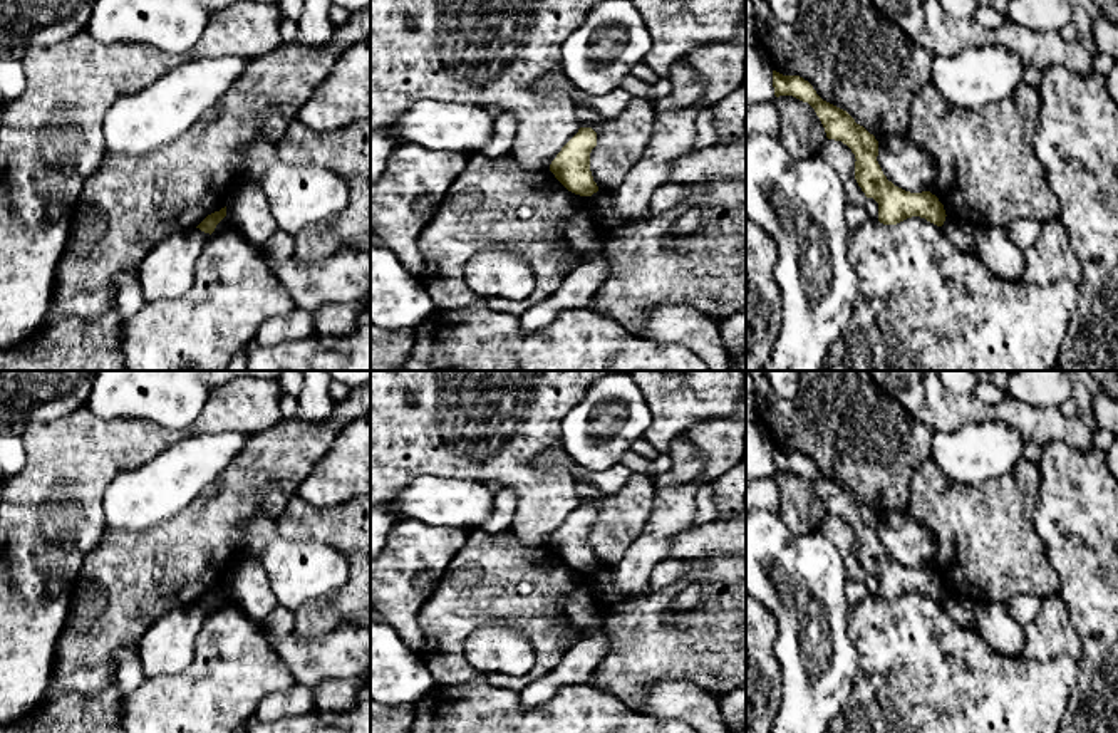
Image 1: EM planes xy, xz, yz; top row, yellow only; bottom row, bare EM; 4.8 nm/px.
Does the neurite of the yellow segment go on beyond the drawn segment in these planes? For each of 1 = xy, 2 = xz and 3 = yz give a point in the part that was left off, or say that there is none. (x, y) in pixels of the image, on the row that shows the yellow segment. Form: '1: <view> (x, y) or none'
1: none
2: none
3: none

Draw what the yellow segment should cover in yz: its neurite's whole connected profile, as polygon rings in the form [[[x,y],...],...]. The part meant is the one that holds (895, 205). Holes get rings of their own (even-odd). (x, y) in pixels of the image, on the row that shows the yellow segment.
[[[773,70],[774,96],[793,96],[808,102],[820,117],[826,138],[841,141],[855,154],[855,179],[867,198],[878,203],[878,221],[897,225],[907,218],[920,216],[942,226],[945,221],[944,205],[930,191],[910,193],[883,174],[877,156],[878,141],[843,109],[823,101],[813,86],[800,75],[783,75]]]

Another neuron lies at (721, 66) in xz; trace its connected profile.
[[[746,22],[726,44],[701,45],[684,59],[702,79],[701,97],[681,111],[657,114],[649,146],[625,181],[608,193],[612,210],[625,223],[647,213],[652,193],[669,181],[674,163],[696,149],[696,117],[744,86]]]

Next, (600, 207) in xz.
[[[597,191],[588,196],[588,203],[593,220],[607,231],[613,231],[625,223],[624,218],[612,210],[608,193]]]

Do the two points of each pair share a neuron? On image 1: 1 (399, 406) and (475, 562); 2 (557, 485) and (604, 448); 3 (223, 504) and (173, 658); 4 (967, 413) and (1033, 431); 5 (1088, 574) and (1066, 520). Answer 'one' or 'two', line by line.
1: two
2: two
3: two
4: one
5: one

